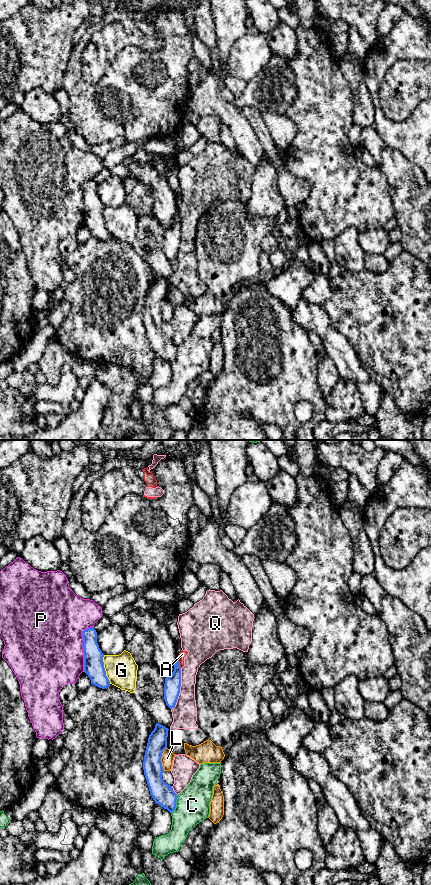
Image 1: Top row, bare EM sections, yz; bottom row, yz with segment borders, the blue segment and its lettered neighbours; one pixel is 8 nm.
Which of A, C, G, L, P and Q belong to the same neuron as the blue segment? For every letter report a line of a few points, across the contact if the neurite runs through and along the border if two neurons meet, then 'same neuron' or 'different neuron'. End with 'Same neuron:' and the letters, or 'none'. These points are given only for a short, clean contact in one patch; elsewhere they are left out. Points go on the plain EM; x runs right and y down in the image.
A: yz (177, 212), (181, 219) | different neuron
C: yz (177, 347), (175, 361), (171, 365) | different neuron
G: different neuron
L: different neuron
P: different neuron
Q: different neuron
Same neuron: none

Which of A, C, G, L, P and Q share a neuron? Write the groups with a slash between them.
A Q / C / G / L / P

